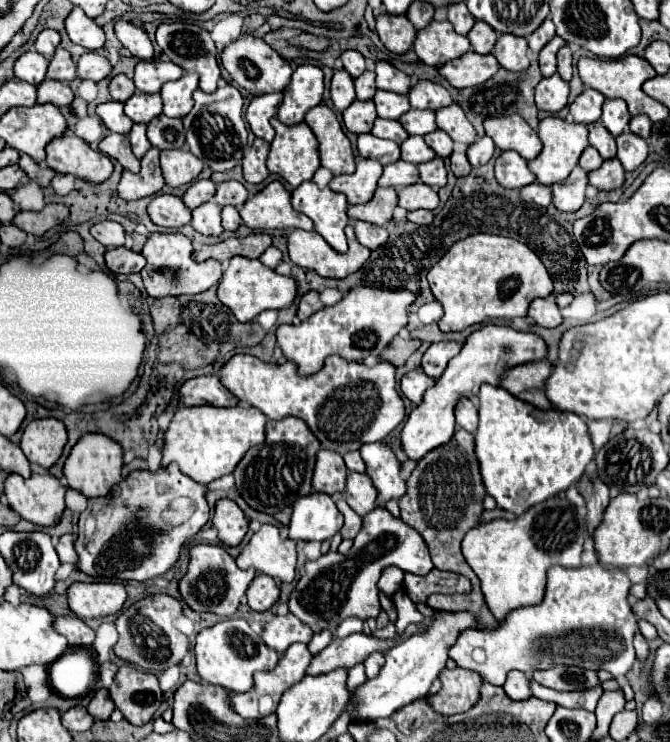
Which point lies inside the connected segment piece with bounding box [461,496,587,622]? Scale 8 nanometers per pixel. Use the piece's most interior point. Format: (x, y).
(511, 557)

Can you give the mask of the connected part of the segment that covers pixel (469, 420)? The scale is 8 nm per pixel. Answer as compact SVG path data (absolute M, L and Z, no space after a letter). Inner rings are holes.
M469 398L459 400L459 404L455 408L455 418L457 418L457 424L461 428L465 428L467 432L475 432L477 430L477 424L479 424L477 406Z

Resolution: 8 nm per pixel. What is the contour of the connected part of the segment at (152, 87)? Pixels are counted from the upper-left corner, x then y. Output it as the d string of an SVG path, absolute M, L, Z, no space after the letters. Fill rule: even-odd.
M139 60L135 66L135 74L133 74L133 82L137 86L139 92L145 94L155 94L161 90L161 86L169 80L177 80L183 76L183 68L179 68L177 64L169 62L169 60Z

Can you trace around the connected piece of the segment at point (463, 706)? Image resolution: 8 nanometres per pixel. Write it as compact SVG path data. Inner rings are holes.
M445 668L439 674L441 690L437 694L429 694L427 702L431 708L443 716L467 712L475 702L479 702L479 688L483 686L483 680L473 670Z

